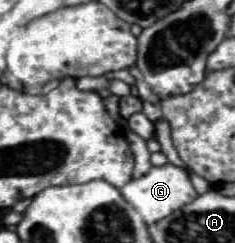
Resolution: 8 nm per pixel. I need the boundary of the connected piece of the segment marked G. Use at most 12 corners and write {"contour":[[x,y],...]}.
{"contour":[[176,165],[128,181],[122,197],[152,225],[198,195]]}

